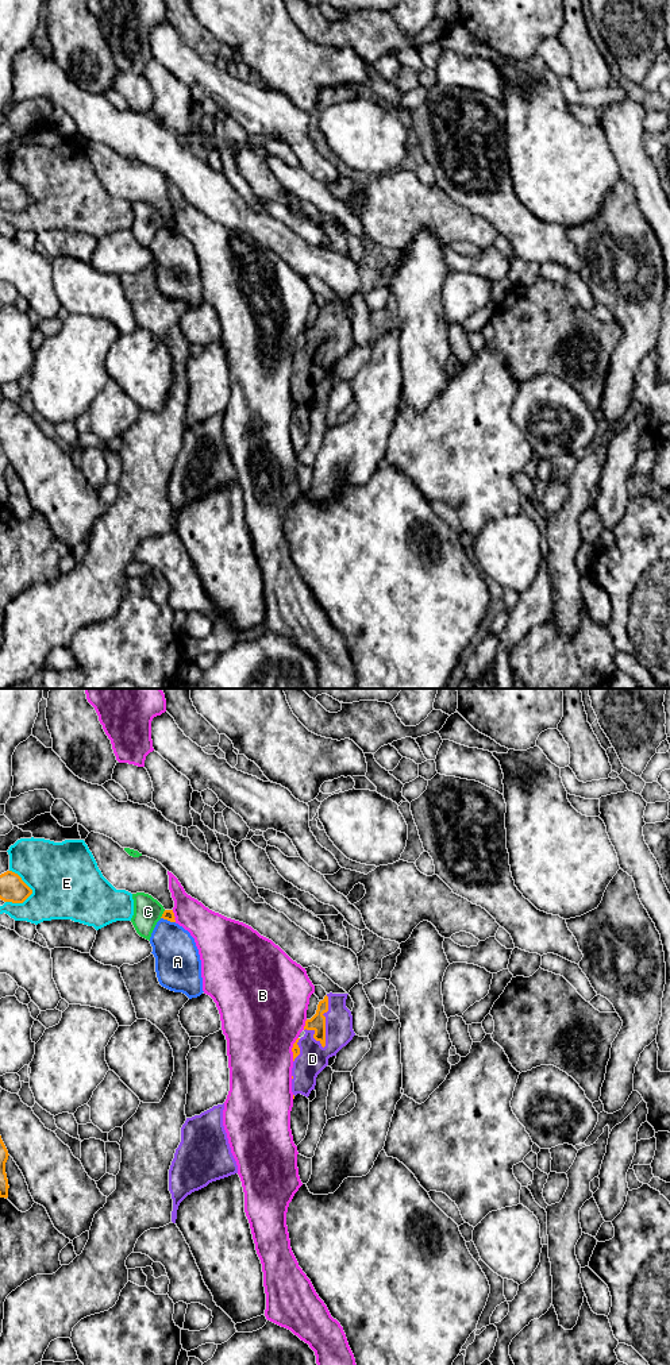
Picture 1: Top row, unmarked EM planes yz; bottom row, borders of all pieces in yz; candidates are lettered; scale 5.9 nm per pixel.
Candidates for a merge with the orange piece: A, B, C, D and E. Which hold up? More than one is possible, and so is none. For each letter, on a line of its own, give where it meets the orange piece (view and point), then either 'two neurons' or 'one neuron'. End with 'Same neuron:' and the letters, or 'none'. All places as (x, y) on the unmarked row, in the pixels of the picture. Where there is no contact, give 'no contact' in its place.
A: meets orange in yz at (168, 228); two neurons
B: meets orange in yz at (173, 224); two neurons
C: meets orange in yz at (162, 223); two neurons
D: meets orange in yz at (324, 331); one neuron
E: meets orange in yz at (27, 195); two neurons
Same neuron: D

